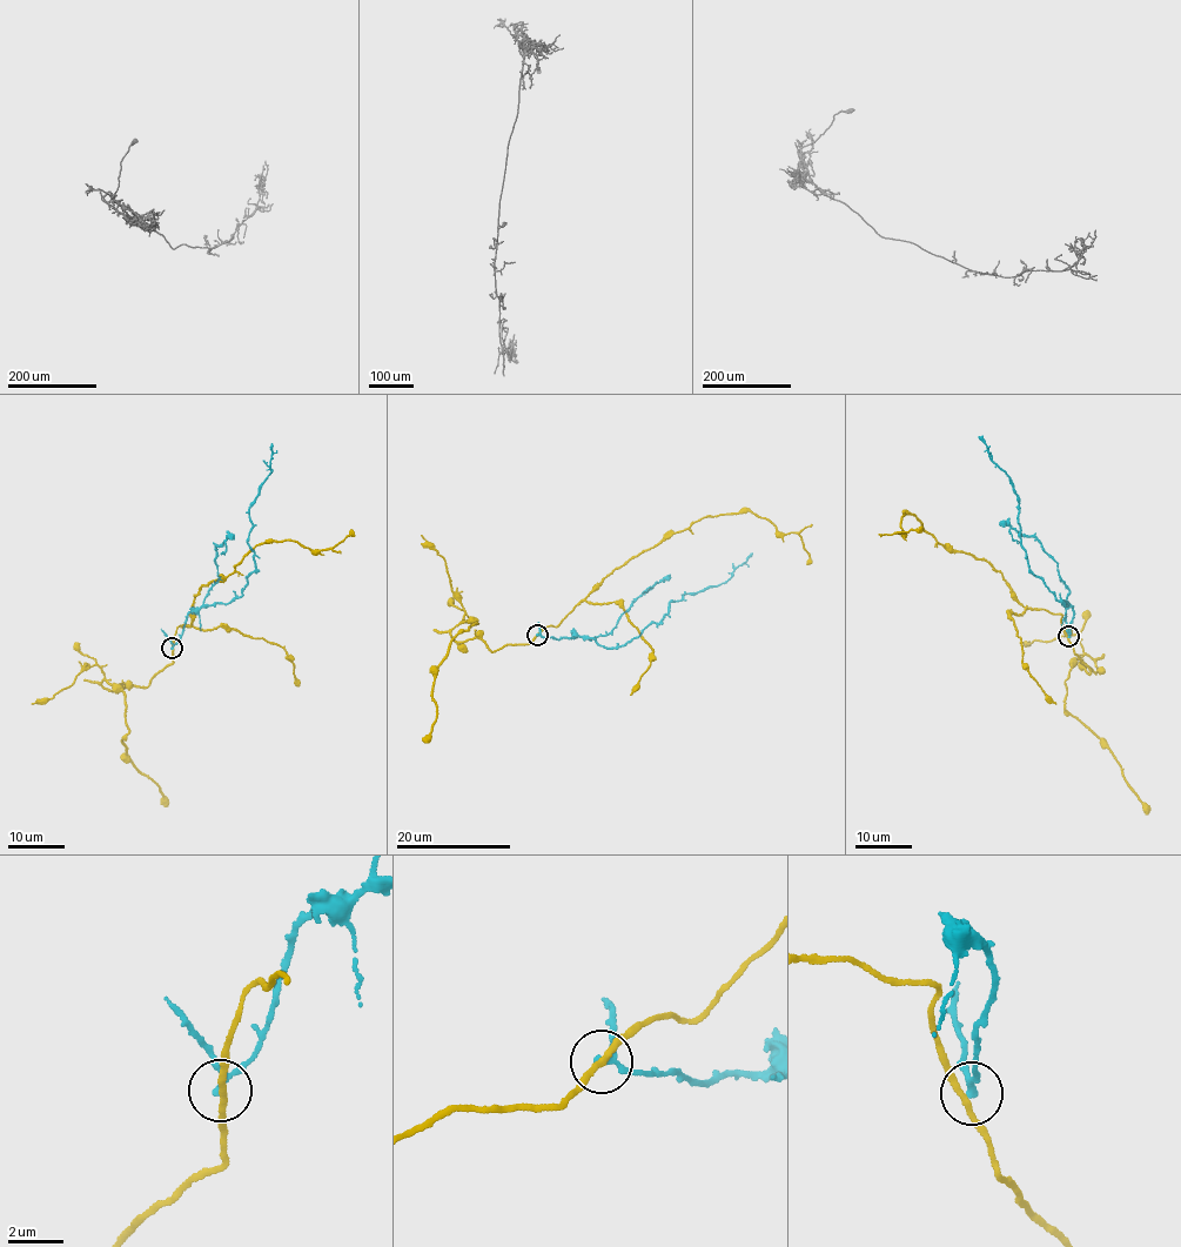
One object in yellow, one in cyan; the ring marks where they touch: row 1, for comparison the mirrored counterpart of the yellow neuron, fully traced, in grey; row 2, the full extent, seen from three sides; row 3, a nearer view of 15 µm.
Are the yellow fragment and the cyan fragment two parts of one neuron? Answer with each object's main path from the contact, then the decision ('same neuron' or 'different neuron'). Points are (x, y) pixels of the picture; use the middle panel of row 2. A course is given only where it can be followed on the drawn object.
course yellow (537, 634), (555, 627), (619, 565), (703, 517), (749, 511), (767, 518), (780, 533), (802, 537), (807, 563); course cyan (537, 635), (591, 638), (599, 645), (621, 647), (659, 622), (668, 612), (669, 603), (722, 583), (752, 552); different neuron

